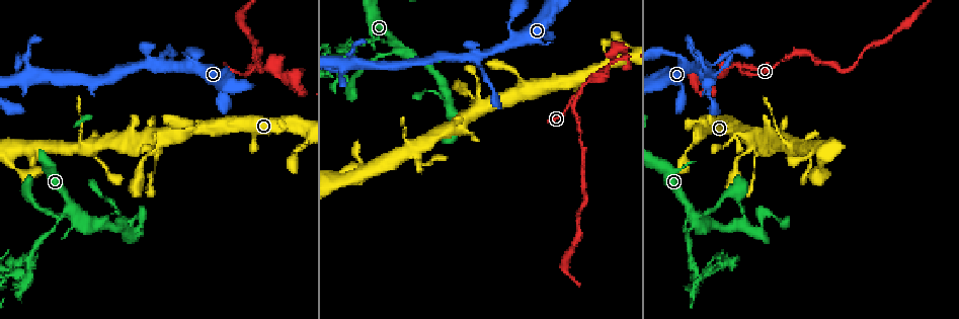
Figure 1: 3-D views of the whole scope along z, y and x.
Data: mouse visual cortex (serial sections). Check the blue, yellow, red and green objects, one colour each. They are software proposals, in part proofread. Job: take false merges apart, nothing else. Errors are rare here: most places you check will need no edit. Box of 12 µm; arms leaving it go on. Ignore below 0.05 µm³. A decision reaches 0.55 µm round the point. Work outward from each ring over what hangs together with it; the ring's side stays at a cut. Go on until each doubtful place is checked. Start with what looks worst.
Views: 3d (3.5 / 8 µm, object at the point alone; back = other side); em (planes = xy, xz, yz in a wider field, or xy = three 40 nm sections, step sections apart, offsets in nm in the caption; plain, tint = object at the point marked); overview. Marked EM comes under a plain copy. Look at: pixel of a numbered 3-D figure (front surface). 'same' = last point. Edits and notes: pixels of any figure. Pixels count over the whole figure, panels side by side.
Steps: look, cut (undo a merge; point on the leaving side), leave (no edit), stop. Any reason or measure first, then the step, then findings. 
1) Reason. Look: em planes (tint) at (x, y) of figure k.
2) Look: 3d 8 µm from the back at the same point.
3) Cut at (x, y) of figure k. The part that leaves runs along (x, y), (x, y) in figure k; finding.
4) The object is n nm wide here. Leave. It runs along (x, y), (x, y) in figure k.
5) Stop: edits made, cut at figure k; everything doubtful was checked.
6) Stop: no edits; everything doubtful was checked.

Abrupt turn. Look: em xy step 1 (tint) at (703, 89) of figure 1.

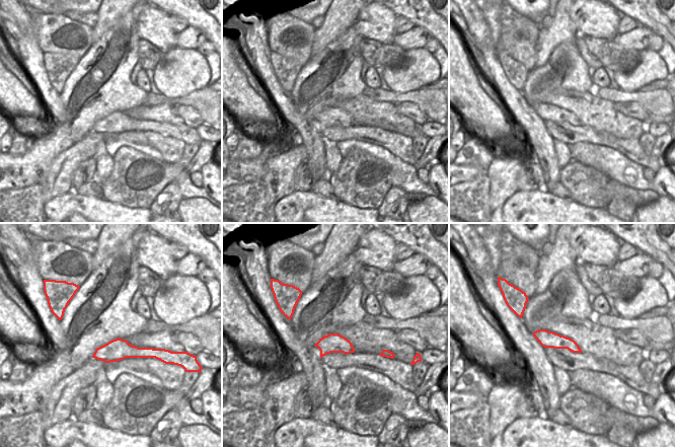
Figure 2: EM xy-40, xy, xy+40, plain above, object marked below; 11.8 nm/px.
Wider look. Look: 3d 3.5 µm at the same point.

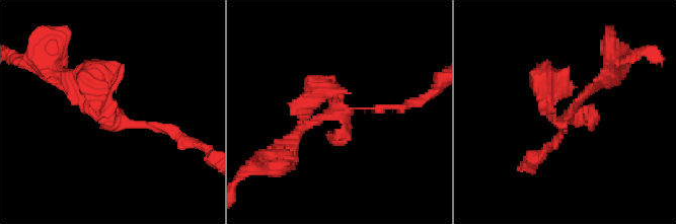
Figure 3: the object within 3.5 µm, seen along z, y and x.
Leave. It runs along (536, 333), (568, 343), (577, 350) in figure 2; one cell here.

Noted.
Four arms meet. Look: 3d 3.5 µm from the back at (687, 207) of figure 1.

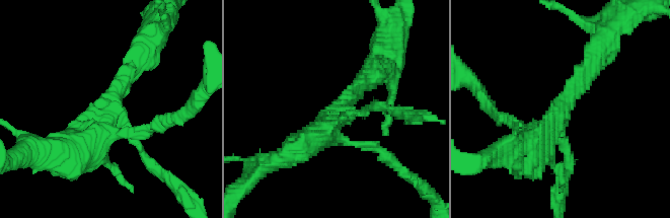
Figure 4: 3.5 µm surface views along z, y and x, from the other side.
4 arms meet here; the arms are 150, 150, 250, 450 nm wide; need the tissue. Look: em xy step 5 (tint) at (111, 113) of figure 4.

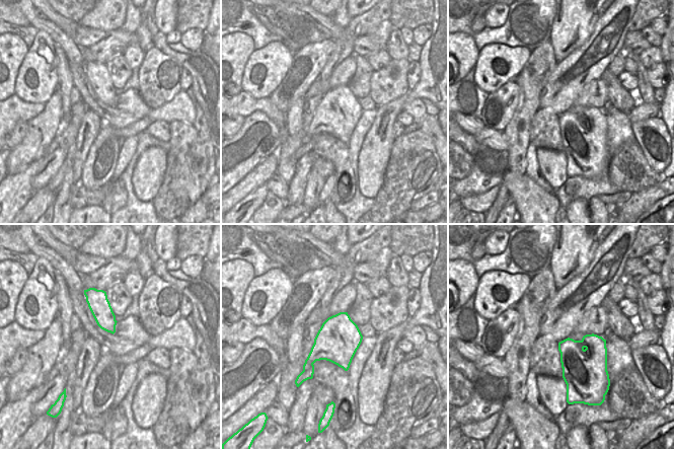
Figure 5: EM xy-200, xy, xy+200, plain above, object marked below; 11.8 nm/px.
Leave. All the same cell.

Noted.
Abrupt turn. Look: 3d 3.5 µm at (31, 274) of figure 1.

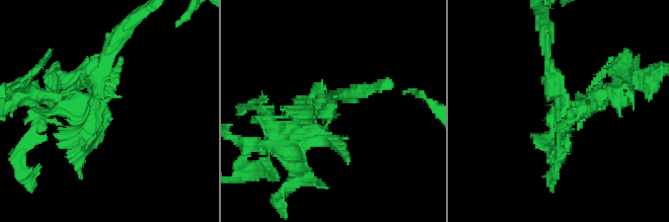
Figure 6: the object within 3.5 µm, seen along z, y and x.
Look: em planes (tint) at (331, 111) of figure 6.

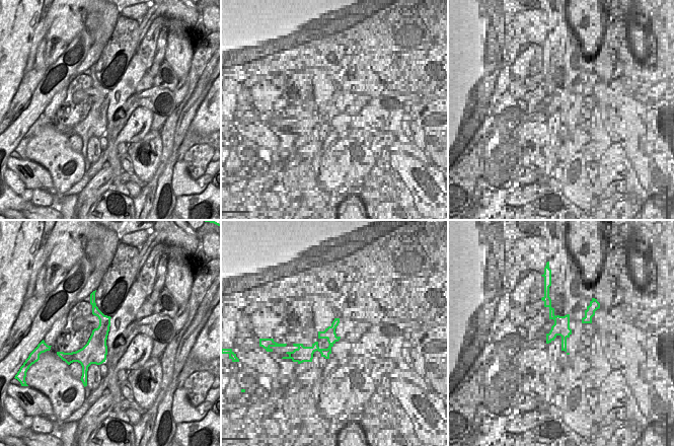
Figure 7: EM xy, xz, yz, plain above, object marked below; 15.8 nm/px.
Cut at (75, 116) of figure 6. The part that leaves runs along (96, 93), (87, 125), (53, 102) in figure 6; two cells meet here.

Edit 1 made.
Thin arm on a thick one. Look: 3d 3.5 µm at (327, 129) of figure 4.

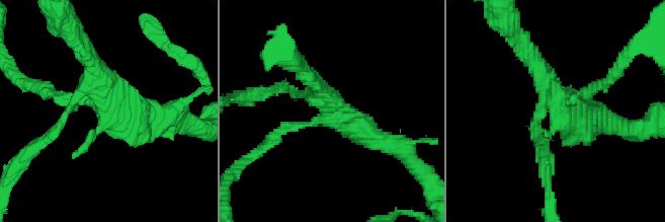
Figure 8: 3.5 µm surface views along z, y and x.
Need the tissue. Look: em planes (tint) at (562, 100) of figure 8.

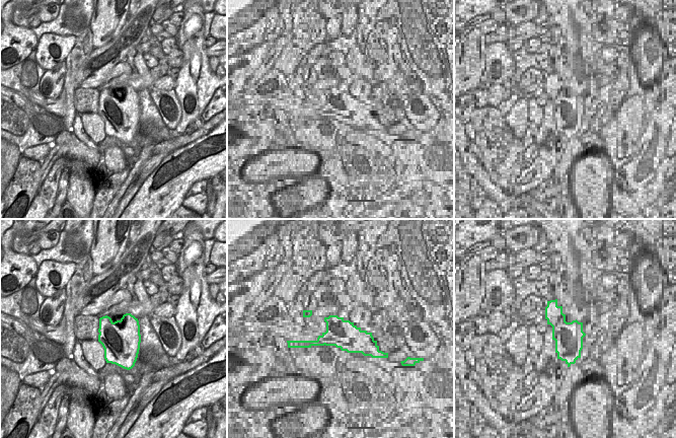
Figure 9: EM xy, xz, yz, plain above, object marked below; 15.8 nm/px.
Leave. It runs along (84, 48), (108, 103), (161, 117) in figure 8; continuous, no second cell.

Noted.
Stop: edits made, cut at figure 6; everything doubtful was checked.

